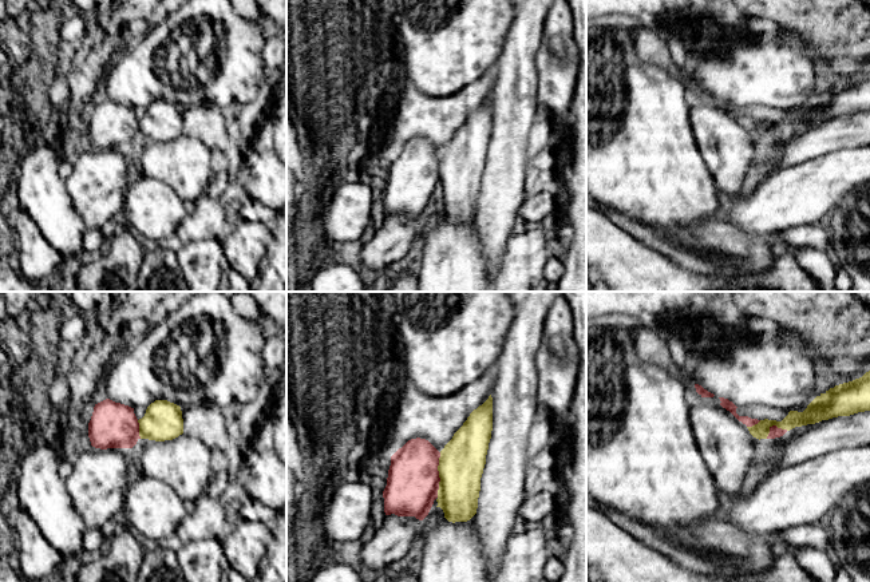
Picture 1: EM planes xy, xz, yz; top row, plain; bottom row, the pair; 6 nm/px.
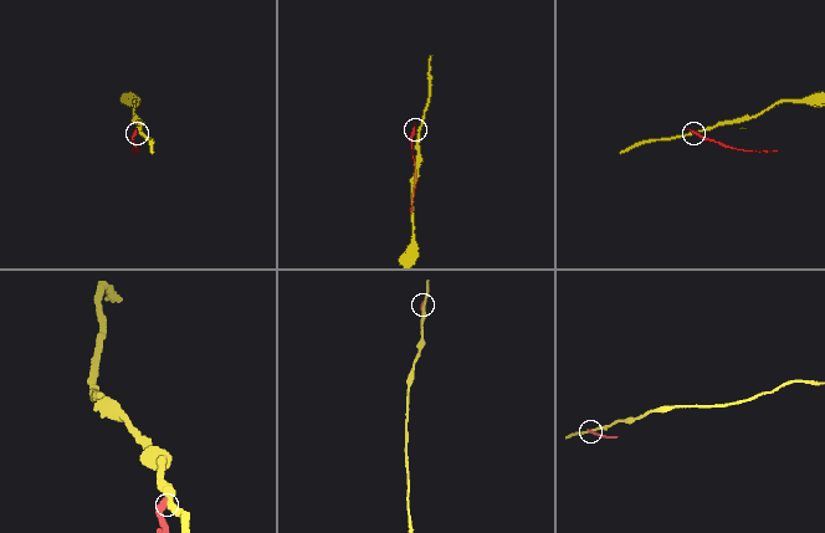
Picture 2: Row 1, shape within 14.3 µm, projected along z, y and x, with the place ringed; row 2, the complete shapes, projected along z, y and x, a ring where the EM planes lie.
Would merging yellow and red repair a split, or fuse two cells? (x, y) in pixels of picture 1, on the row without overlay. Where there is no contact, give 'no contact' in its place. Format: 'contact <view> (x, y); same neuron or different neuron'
contact xz (439, 175); different neuron

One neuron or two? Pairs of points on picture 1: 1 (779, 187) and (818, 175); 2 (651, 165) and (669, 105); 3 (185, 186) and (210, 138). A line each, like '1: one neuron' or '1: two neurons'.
1: one neuron
2: one neuron
3: two neurons

